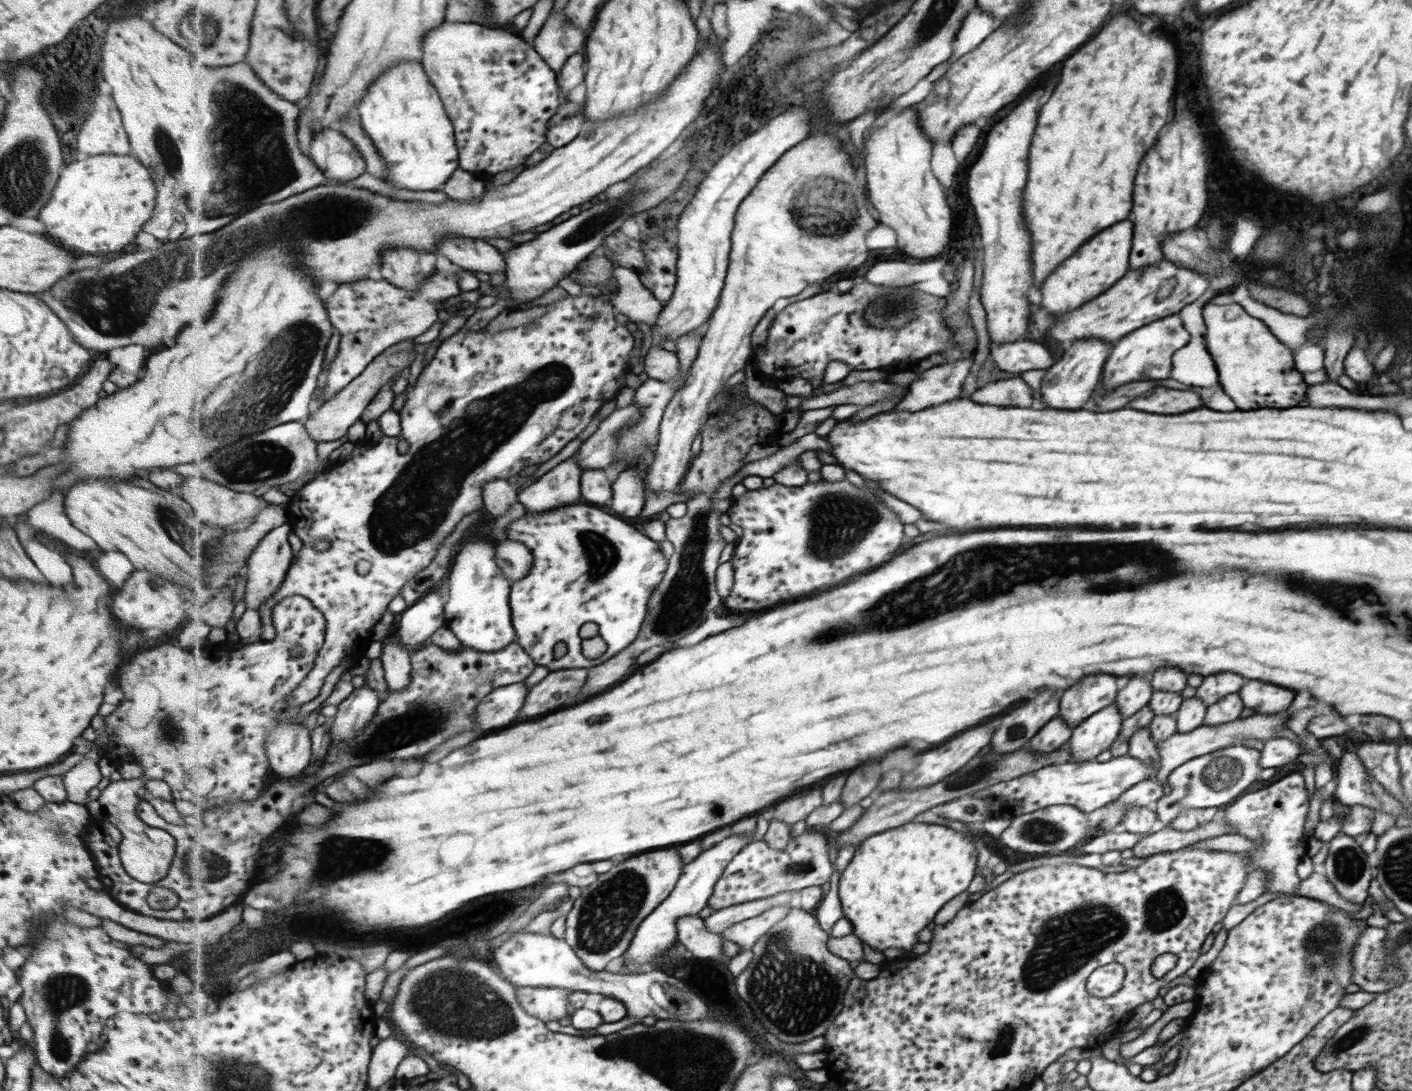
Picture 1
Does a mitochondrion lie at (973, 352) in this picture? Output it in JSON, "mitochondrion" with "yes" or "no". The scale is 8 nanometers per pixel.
{"mitochondrion":"no"}

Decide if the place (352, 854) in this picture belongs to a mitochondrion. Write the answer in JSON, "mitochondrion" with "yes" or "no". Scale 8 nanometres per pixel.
{"mitochondrion":"yes"}

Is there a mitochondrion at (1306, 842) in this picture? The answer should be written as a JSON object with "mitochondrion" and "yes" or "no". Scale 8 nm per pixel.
{"mitochondrion":"no"}

